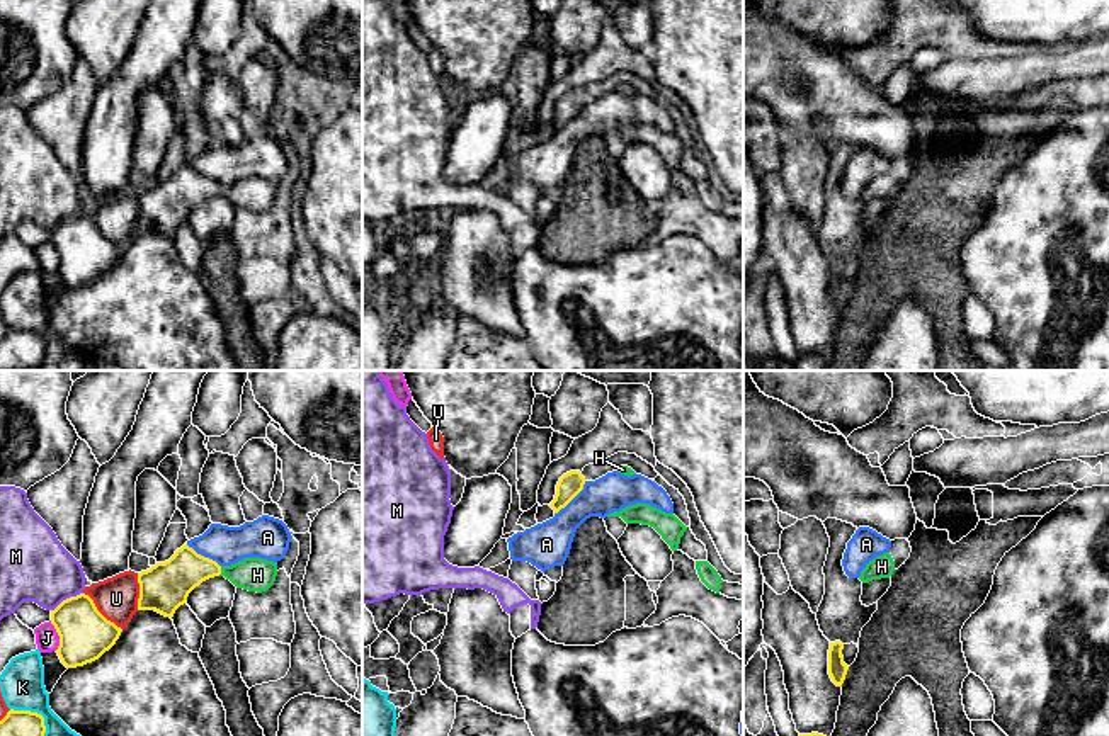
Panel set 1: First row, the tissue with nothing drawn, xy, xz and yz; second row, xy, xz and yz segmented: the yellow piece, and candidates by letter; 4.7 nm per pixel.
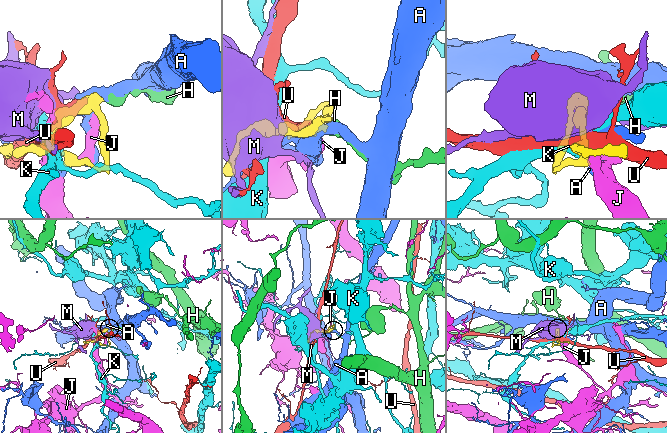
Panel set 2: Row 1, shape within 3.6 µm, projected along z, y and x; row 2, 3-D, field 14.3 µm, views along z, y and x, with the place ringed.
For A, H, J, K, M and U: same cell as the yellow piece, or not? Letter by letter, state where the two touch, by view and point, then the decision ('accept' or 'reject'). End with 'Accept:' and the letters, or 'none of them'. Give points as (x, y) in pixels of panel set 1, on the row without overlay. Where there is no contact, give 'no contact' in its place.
A: xz (572, 118) | reject
H: xy (220, 191) | accept
J: xy (58, 254) | reject
K: xy (41, 335) | reject
M: xy (67, 218) | reject
U: xy (99, 232) | reject
Accept: H

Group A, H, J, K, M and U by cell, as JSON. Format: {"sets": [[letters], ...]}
{"sets": [["A"], ["H"], ["J"], ["K"], ["M"], ["U"]]}

